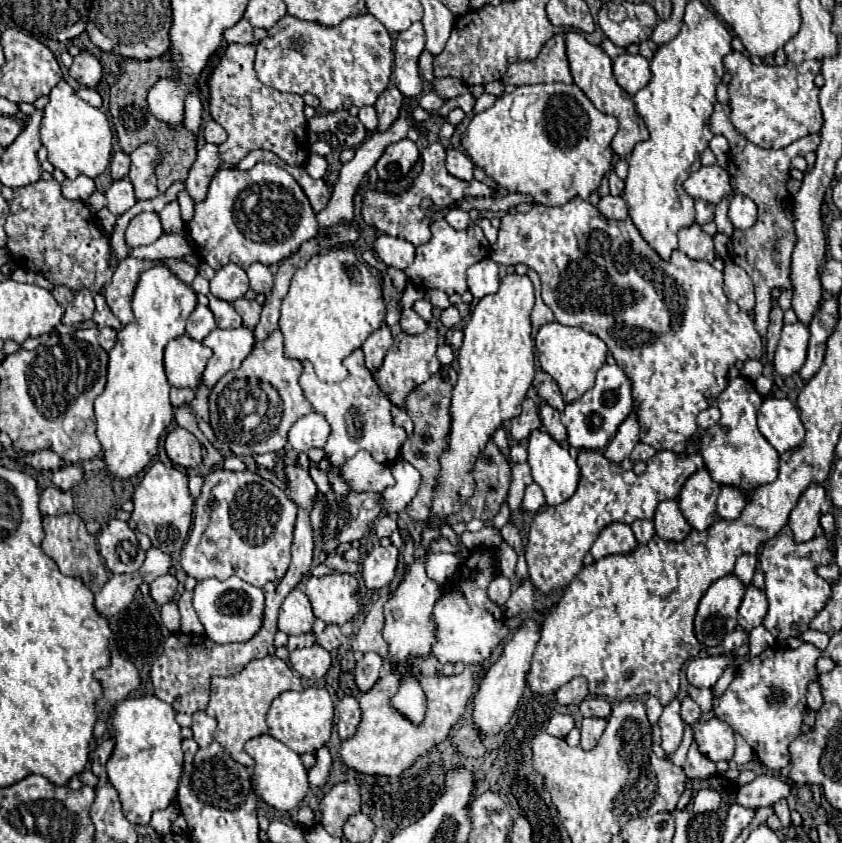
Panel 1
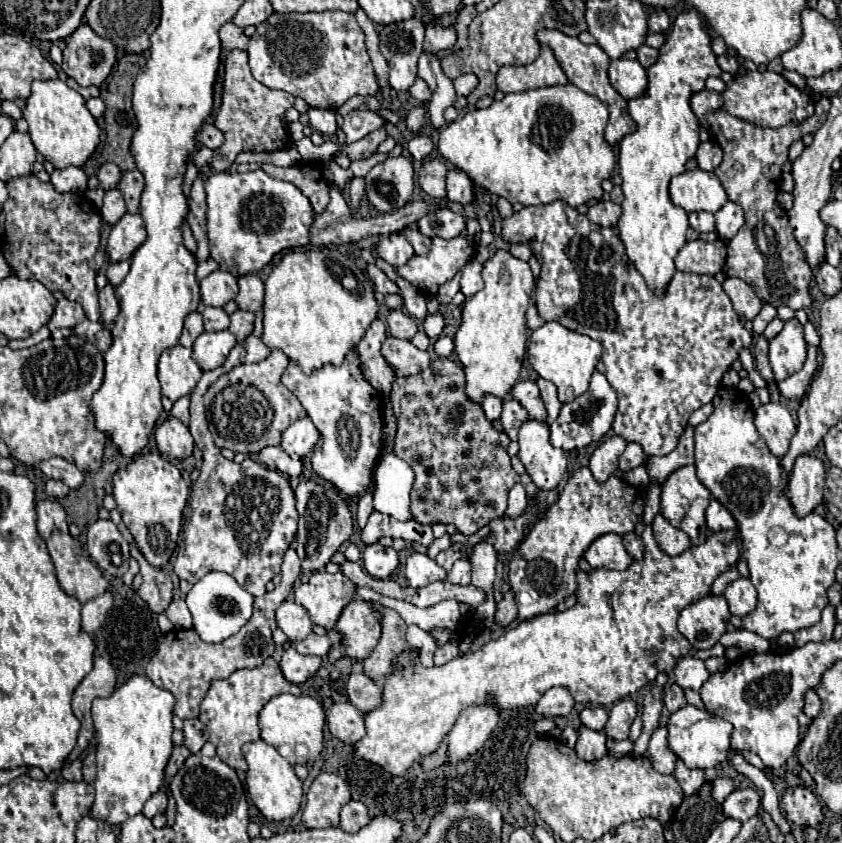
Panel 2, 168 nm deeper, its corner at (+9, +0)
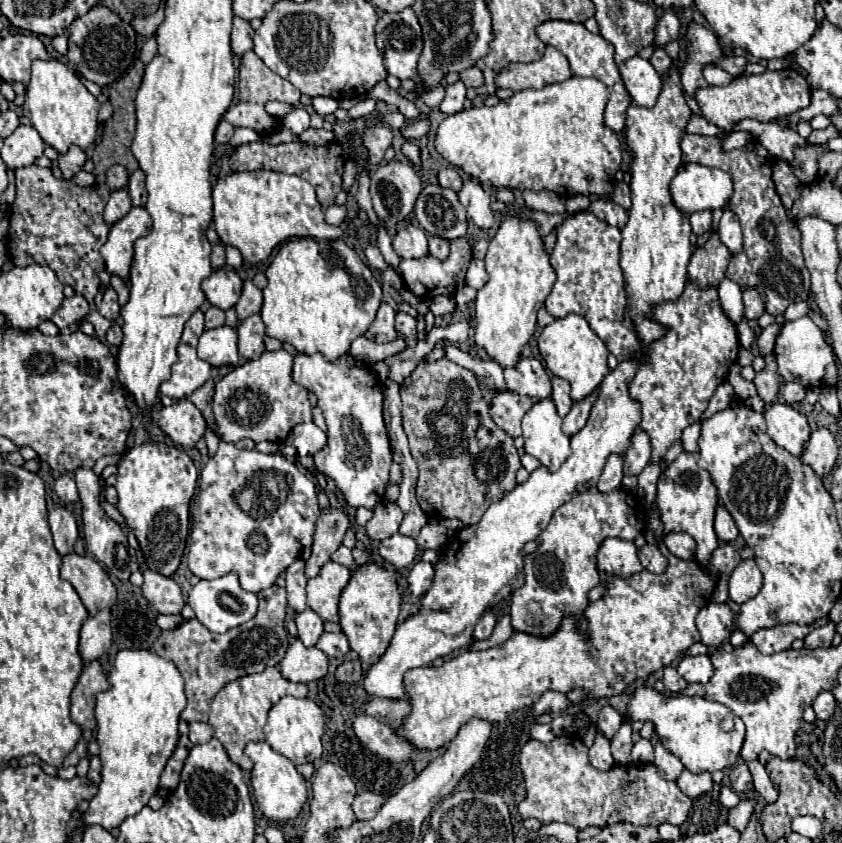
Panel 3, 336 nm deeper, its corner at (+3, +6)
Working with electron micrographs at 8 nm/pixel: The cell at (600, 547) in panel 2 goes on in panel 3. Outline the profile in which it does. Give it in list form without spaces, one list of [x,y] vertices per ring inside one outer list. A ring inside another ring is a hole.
[[[606,538],[602,542],[598,552],[598,568],[608,576],[618,578],[628,578],[644,570],[638,560],[638,550],[634,542],[626,542],[620,538]]]

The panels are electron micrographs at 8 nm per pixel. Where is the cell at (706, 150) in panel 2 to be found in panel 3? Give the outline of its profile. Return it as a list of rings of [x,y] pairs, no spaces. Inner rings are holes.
[[[738,130],[738,132],[732,132],[730,136],[726,136],[726,138],[722,140],[722,146],[724,146],[724,150],[734,150],[734,148],[746,146],[750,140],[752,140],[752,134],[750,134],[750,132]]]

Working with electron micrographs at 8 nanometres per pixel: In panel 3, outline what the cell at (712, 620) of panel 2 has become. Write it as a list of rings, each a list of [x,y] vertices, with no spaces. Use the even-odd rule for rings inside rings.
[[[708,604],[696,616],[696,626],[702,636],[702,644],[718,648],[728,642],[734,630],[734,614],[726,604]]]

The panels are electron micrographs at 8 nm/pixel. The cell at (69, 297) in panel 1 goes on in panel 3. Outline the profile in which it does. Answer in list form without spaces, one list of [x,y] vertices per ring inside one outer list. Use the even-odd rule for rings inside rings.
[[[76,294],[72,298],[66,298],[62,302],[62,306],[56,310],[56,314],[52,316],[52,322],[58,328],[66,328],[78,320],[82,320],[88,314],[88,302],[84,300],[84,296]]]

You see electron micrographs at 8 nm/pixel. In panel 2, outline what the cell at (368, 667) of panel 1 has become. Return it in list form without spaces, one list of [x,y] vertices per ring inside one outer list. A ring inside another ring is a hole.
[[[354,670],[350,674],[346,682],[346,692],[348,692],[348,700],[364,714],[374,710],[374,706],[378,706],[382,694],[378,684],[372,678],[368,678],[362,670]]]

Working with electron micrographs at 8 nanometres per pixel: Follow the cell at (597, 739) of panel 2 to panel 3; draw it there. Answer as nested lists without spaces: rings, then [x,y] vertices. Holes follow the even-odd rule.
[[[602,734],[596,736],[594,746],[590,748],[590,764],[598,770],[610,770],[616,764],[610,754],[610,742]]]

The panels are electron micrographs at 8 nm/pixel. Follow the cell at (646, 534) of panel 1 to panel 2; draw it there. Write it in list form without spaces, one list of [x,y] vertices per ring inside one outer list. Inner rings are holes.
[[[626,532],[622,538],[624,538],[624,546],[626,546],[628,554],[630,554],[634,560],[642,558],[642,550],[644,550],[642,538],[640,538],[636,532]]]

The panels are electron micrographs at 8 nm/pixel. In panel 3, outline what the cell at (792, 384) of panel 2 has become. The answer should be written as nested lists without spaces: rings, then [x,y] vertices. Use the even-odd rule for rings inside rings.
[[[788,382],[784,386],[782,398],[784,398],[786,404],[798,404],[798,402],[804,400],[804,394],[806,394],[806,388],[800,382]]]

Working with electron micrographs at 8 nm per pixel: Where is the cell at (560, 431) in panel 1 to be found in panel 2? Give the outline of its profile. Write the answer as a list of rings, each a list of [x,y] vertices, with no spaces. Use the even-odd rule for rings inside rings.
[[[524,380],[524,382],[518,382],[512,392],[510,392],[528,412],[528,416],[532,420],[538,420],[538,422],[546,422],[546,408],[542,404],[542,398],[538,394],[538,386],[532,382],[532,380]]]

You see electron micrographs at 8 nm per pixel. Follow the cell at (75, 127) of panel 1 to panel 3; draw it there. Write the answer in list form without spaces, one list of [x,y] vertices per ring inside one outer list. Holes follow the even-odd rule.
[[[56,58],[32,62],[32,78],[26,86],[26,100],[22,110],[48,146],[56,148],[60,154],[64,154],[72,144],[88,148],[96,138],[98,108],[98,100],[80,82],[80,76],[64,62]]]

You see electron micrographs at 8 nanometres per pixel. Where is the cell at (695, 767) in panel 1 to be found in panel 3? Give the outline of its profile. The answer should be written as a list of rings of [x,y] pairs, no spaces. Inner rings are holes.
[[[684,770],[684,772],[680,774],[680,778],[676,780],[676,784],[678,784],[678,788],[680,788],[686,796],[690,796],[690,798],[696,798],[696,796],[700,796],[700,794],[706,794],[706,792],[710,792],[712,786],[714,786],[710,772],[692,774],[692,772],[688,772],[688,770]]]

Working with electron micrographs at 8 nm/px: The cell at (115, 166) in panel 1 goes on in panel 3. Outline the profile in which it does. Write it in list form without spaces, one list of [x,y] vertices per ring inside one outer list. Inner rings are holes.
[[[112,166],[106,172],[106,186],[110,190],[122,190],[126,188],[126,184],[128,184],[128,172],[124,166]]]

